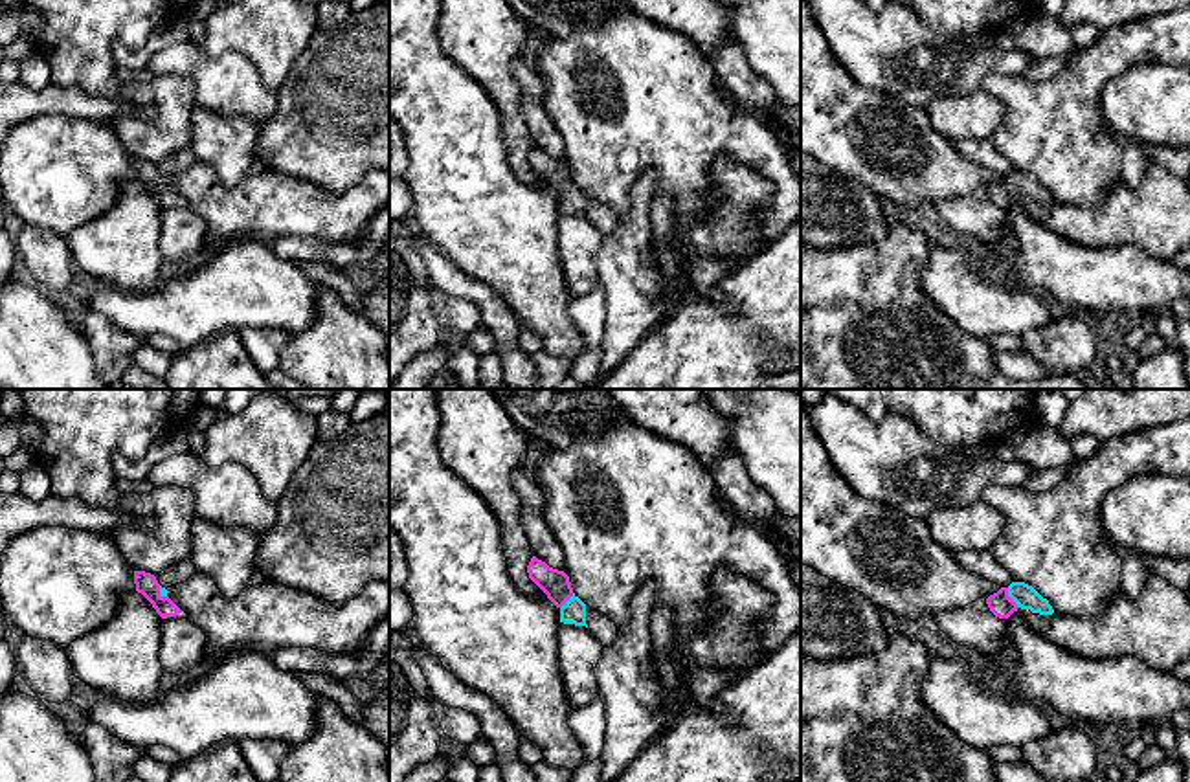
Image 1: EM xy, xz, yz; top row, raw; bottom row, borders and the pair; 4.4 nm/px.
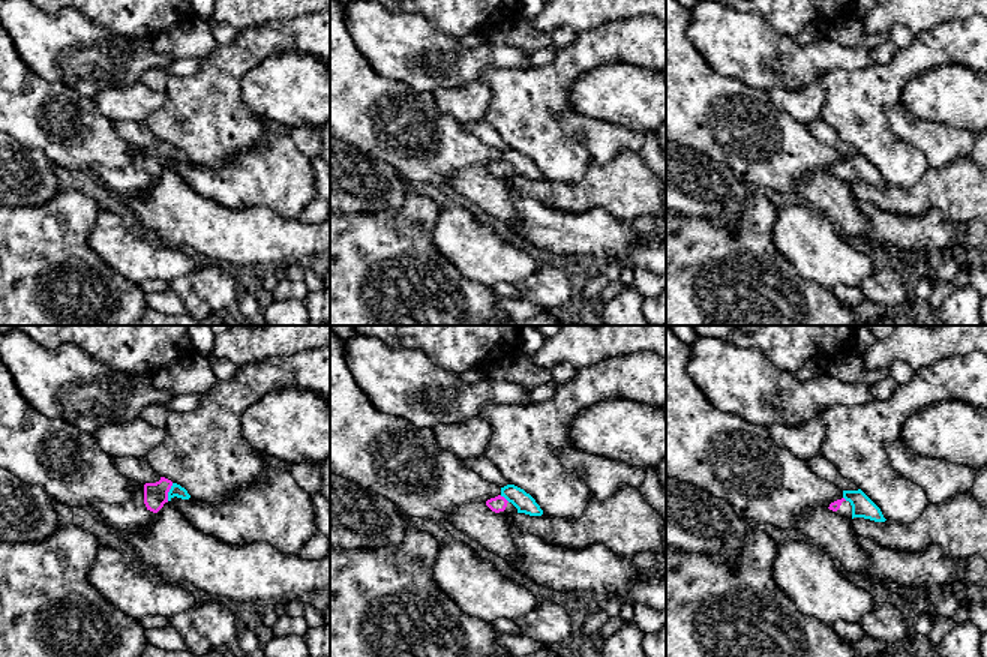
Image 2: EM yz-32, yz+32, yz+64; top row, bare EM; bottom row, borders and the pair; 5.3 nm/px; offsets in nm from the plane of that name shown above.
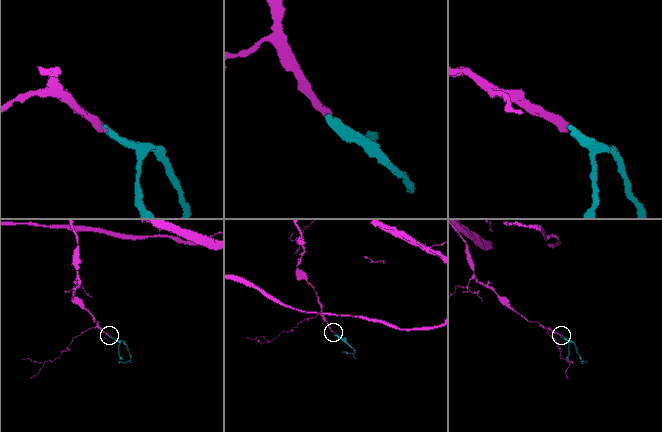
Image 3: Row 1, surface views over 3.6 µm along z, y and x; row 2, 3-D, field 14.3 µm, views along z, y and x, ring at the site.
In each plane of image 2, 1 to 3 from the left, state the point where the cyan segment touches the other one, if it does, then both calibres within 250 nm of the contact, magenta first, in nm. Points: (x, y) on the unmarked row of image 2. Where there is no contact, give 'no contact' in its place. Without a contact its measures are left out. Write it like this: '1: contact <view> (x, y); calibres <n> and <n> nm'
1: contact yz-32 (168, 155); calibres 130 and 70 nm
2: contact yz+32 (503, 161); calibres 90 and 100 nm
3: no contact

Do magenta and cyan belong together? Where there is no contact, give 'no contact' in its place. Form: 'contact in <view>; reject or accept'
contact in yz; accept

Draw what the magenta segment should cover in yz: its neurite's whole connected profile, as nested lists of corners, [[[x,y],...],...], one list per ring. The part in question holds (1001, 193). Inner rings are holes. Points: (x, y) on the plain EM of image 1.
[[[1012,171],[986,187],[990,200],[999,207],[1008,207],[1014,200],[1030,198],[1039,204],[1052,204],[1054,198],[1032,174]]]

